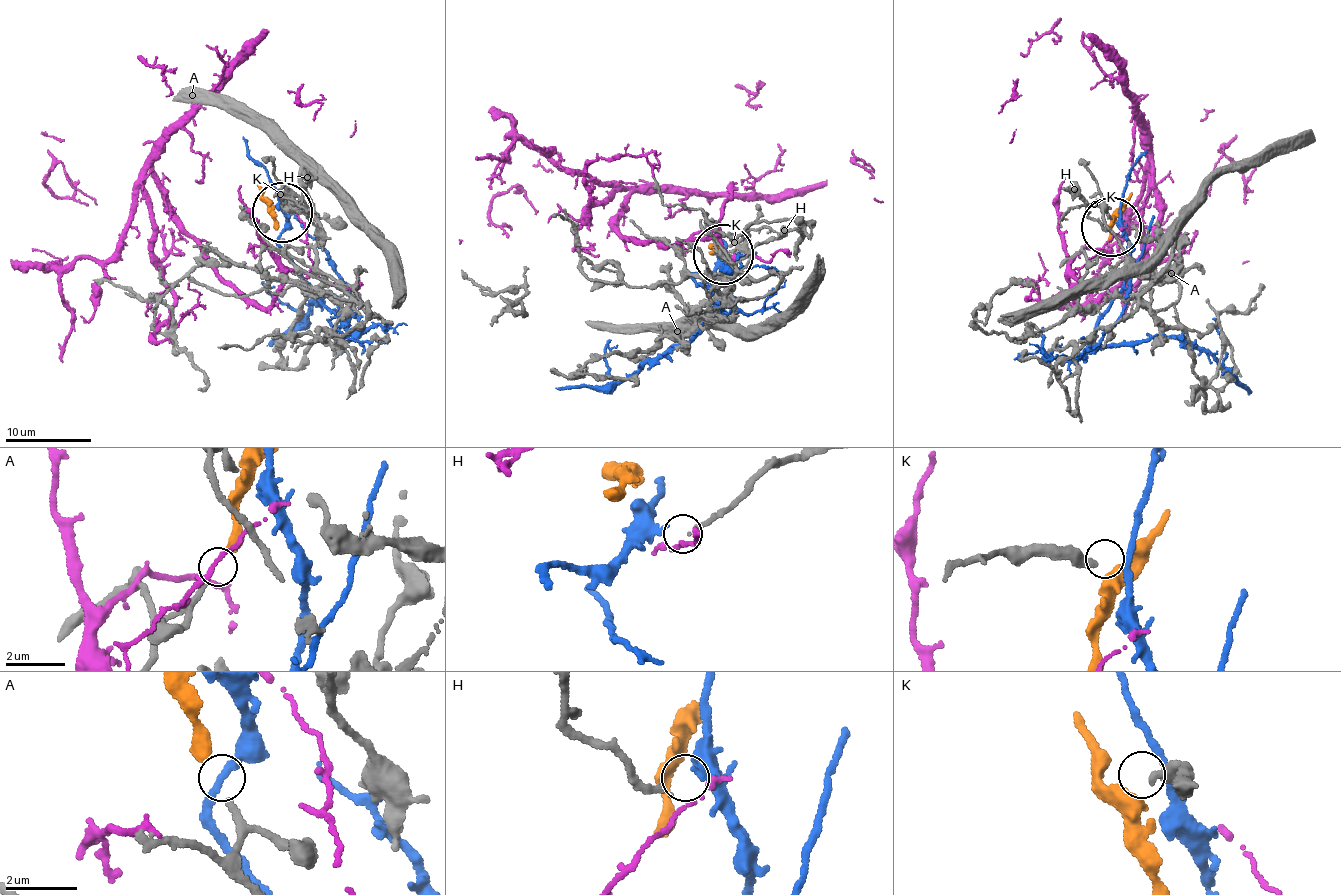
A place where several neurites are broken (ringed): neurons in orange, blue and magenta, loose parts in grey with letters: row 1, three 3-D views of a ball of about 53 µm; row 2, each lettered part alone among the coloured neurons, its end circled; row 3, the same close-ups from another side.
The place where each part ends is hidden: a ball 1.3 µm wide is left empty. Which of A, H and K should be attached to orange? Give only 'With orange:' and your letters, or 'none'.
With orange: A

